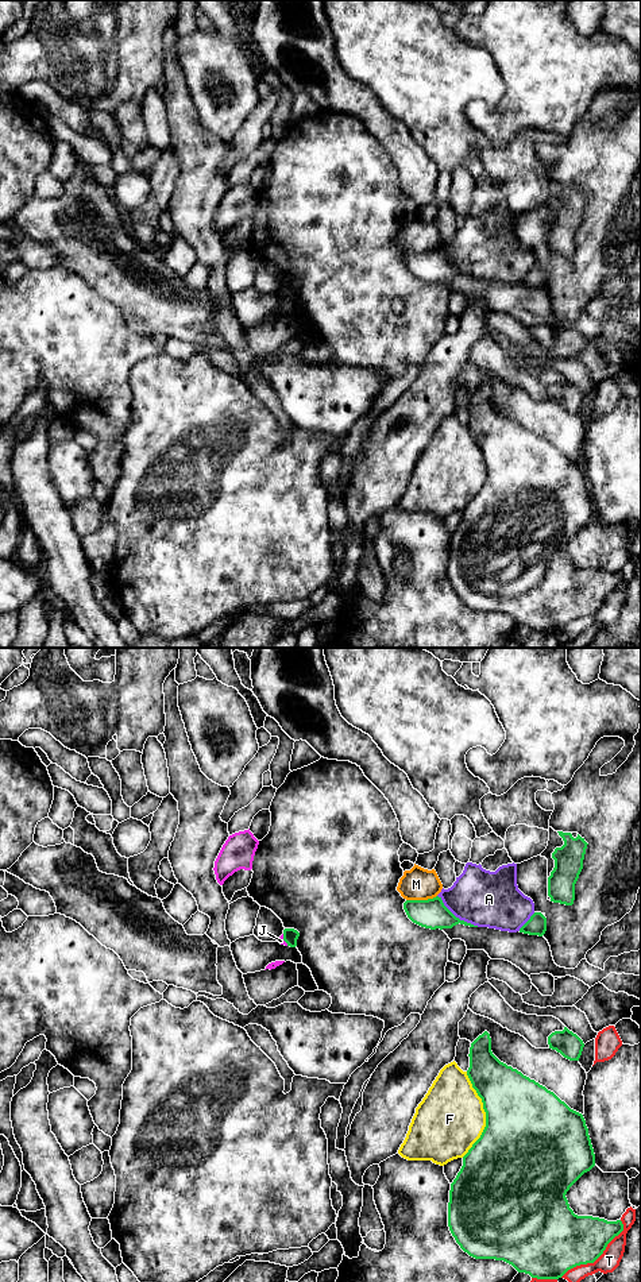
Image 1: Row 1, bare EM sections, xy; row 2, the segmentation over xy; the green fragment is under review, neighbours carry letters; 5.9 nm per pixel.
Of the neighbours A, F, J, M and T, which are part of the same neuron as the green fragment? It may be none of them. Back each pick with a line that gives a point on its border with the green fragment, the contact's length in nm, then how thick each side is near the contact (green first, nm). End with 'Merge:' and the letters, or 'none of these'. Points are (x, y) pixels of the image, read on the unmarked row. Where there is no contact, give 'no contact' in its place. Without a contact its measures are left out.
Merge: none of these

